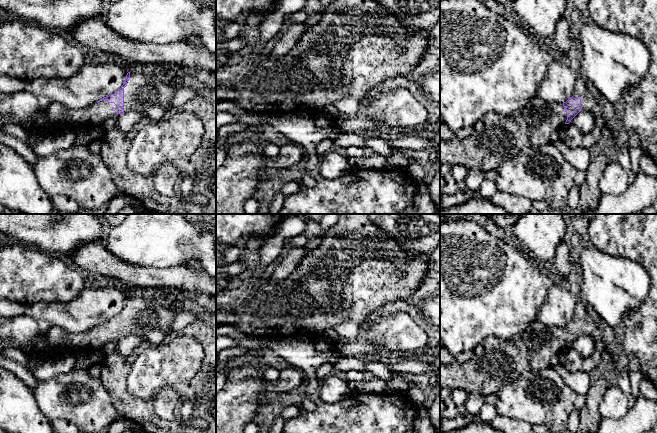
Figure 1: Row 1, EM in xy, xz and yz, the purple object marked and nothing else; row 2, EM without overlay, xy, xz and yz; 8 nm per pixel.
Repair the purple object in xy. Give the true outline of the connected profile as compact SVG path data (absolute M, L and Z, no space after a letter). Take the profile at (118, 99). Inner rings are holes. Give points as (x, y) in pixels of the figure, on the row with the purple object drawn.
M128 72L121 88L97 103L71 109L51 101L47 108L40 108L22 127L36 138L53 138L66 131L101 127L109 118L130 110L144 111L153 106L166 106L175 92L170 77Z

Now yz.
M578 78L575 90L563 104L544 101L535 96L520 110L511 114L489 112L482 116L473 126L473 133L468 138L440 139L440 164L461 165L468 169L478 168L482 171L497 170L506 160L515 156L524 147L539 147L551 143L551 135L584 110L591 111L596 100L585 80Z

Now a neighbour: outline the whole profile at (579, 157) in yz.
M560 139L552 142L566 161L577 170L586 171L592 162L594 150L582 146L568 147Z

